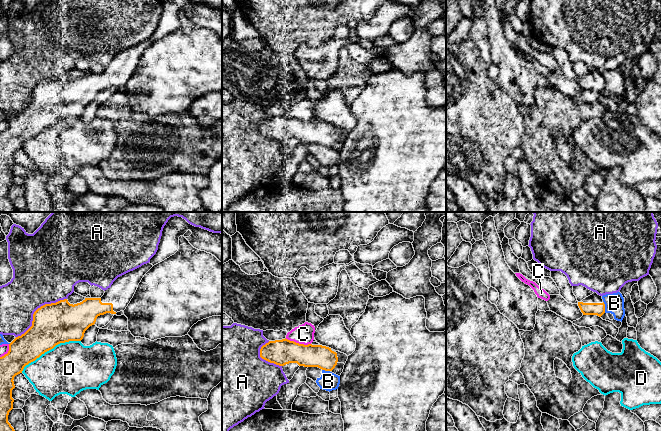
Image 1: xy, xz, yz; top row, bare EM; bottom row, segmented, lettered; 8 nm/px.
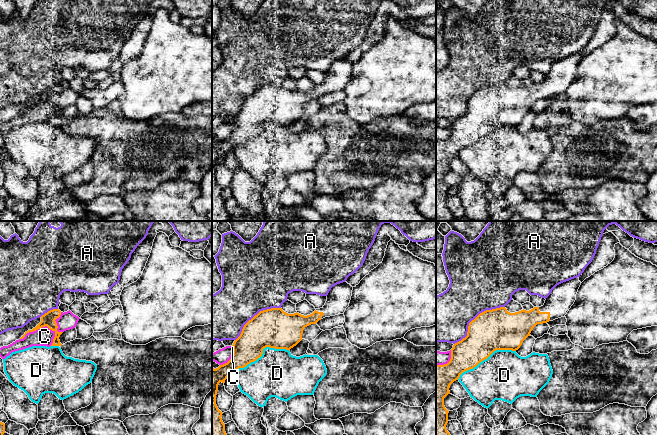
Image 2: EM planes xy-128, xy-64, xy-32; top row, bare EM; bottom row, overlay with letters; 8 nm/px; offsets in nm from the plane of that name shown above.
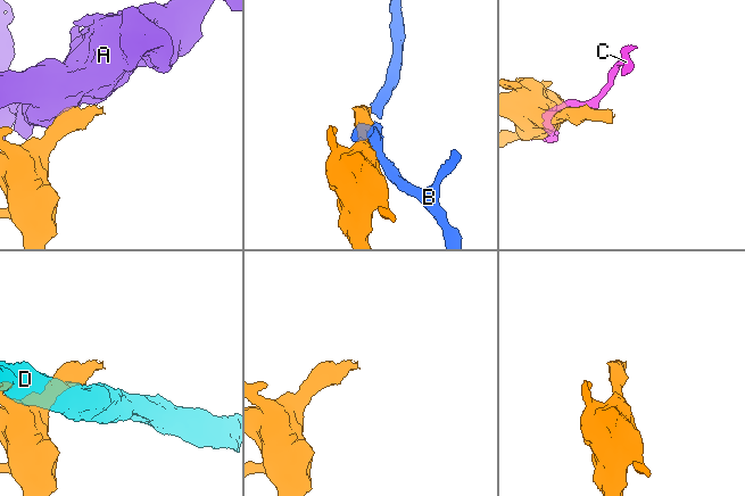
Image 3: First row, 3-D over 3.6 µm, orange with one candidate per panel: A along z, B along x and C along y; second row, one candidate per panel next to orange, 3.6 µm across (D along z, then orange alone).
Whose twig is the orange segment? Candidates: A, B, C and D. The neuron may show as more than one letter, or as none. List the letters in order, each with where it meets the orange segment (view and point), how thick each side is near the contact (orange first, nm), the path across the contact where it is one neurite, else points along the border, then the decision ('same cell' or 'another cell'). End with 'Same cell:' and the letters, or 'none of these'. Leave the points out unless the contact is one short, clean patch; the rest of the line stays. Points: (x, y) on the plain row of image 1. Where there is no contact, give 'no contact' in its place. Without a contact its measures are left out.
A: contact xy (36, 86); calibres 320 and 420 nm; another cell
B: contact yz (604, 83); calibres 100 and 160 nm; another cell
C: contact xz (298, 119); calibres 200 and 160 nm; another cell
D: contact xy (49, 125); calibres 320 and 420 nm; another cell
Same cell: none of these

